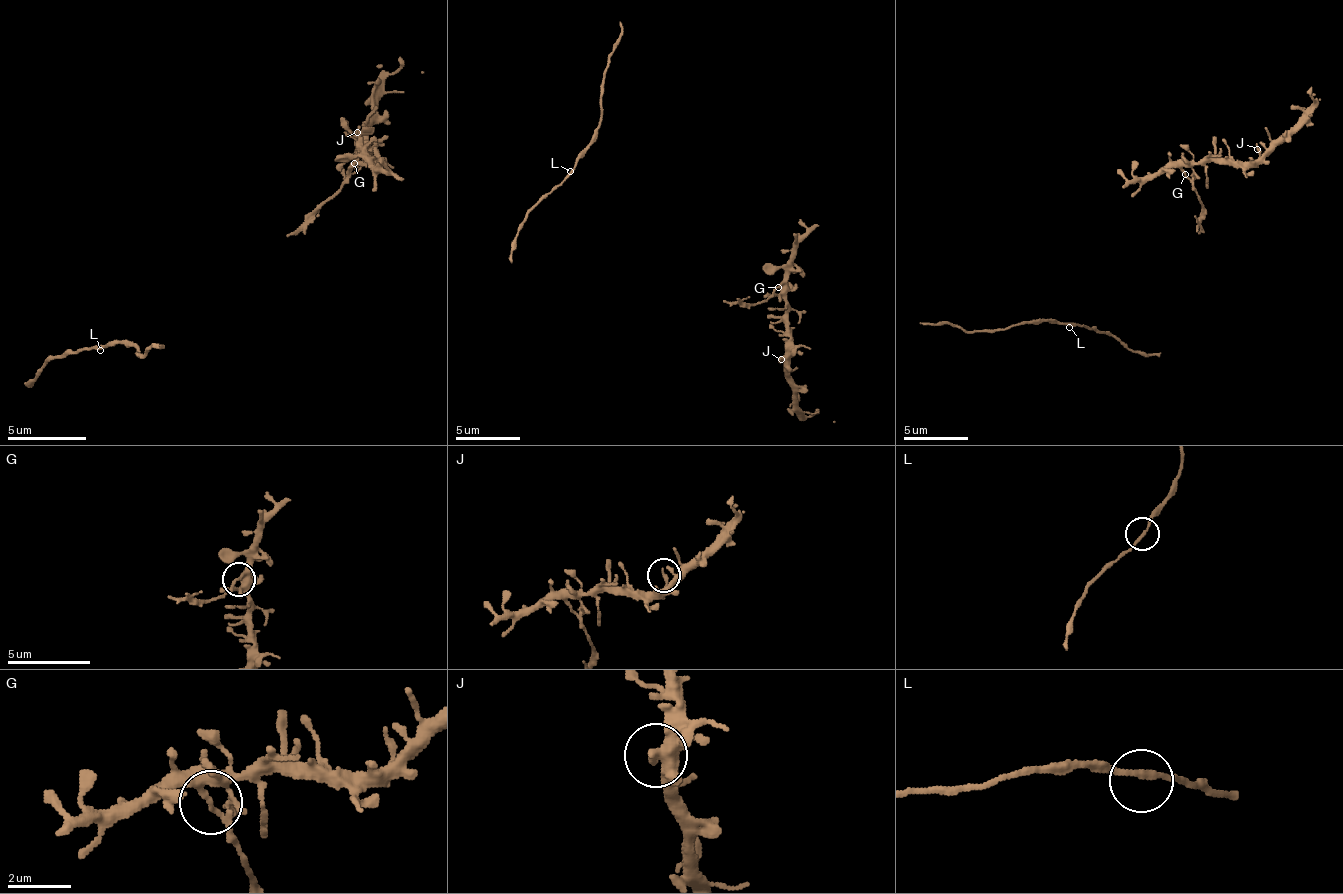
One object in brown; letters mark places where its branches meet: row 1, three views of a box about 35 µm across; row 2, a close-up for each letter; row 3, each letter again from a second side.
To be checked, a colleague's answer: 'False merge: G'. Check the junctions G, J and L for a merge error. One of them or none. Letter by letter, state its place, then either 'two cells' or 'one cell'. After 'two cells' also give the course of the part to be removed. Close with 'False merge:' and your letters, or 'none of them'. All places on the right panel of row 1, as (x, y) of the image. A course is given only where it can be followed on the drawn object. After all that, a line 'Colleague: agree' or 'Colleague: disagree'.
G: at (1185, 174); two cells; foreign part runs (1186, 175), (1202, 204), (1199, 233)
J: at (1257, 149); one cell
L: at (1069, 327); one cell
False merge: G
Colleague: agree

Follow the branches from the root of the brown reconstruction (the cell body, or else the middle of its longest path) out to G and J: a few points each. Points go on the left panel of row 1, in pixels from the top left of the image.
G: (286, 235), (290, 235), (341, 184), (345, 172), (353, 164)
J: (286, 235), (290, 235), (341, 184), (349, 168), (349, 160), (365, 148), (357, 140), (357, 132)

